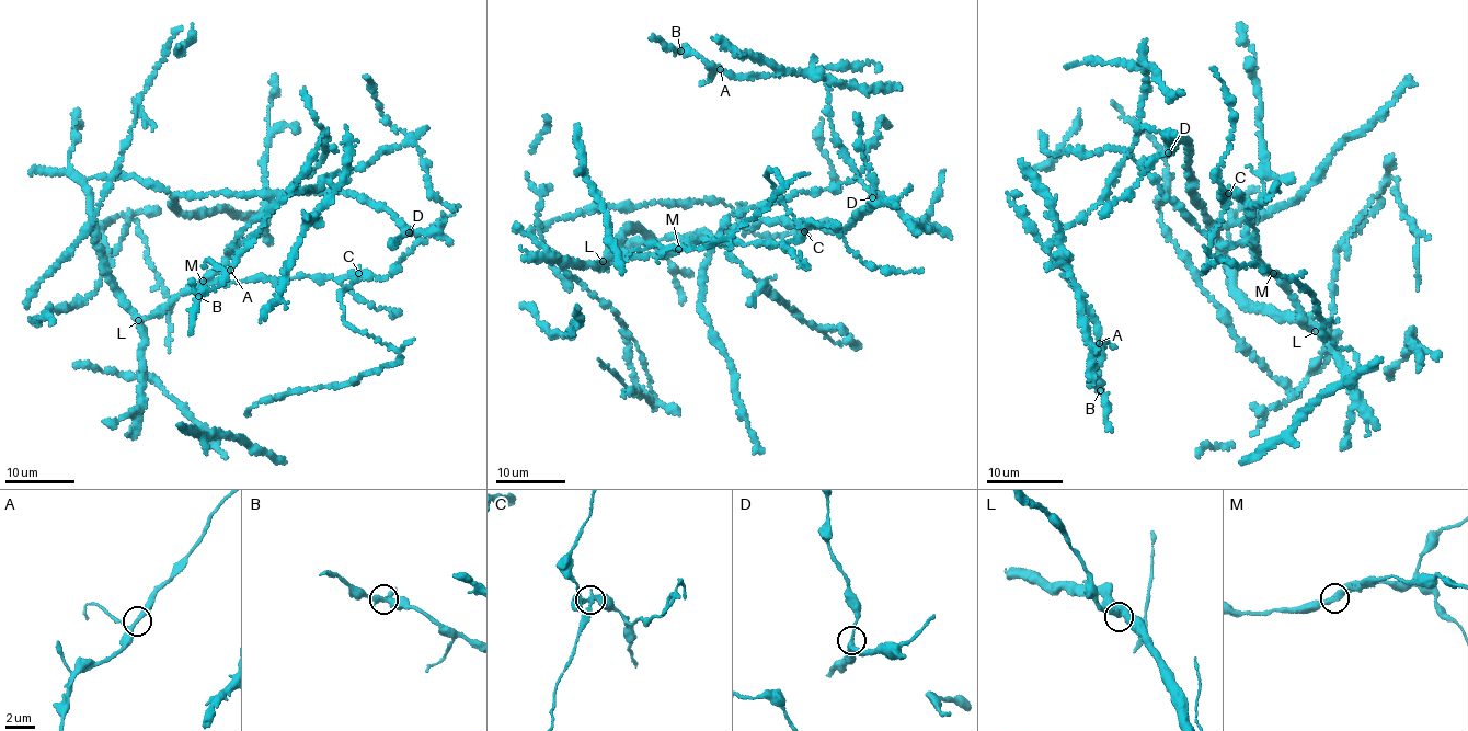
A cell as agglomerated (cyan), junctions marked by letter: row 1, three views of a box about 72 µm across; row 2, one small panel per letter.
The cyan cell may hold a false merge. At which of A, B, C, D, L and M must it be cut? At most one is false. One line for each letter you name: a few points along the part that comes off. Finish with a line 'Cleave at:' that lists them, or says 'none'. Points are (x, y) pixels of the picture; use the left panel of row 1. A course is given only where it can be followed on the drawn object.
C: course (358, 272), (357, 282), (340, 297), (344, 322), (399, 352), (398, 362), (345, 386), (264, 400), (245, 414)
Cleave at: C

